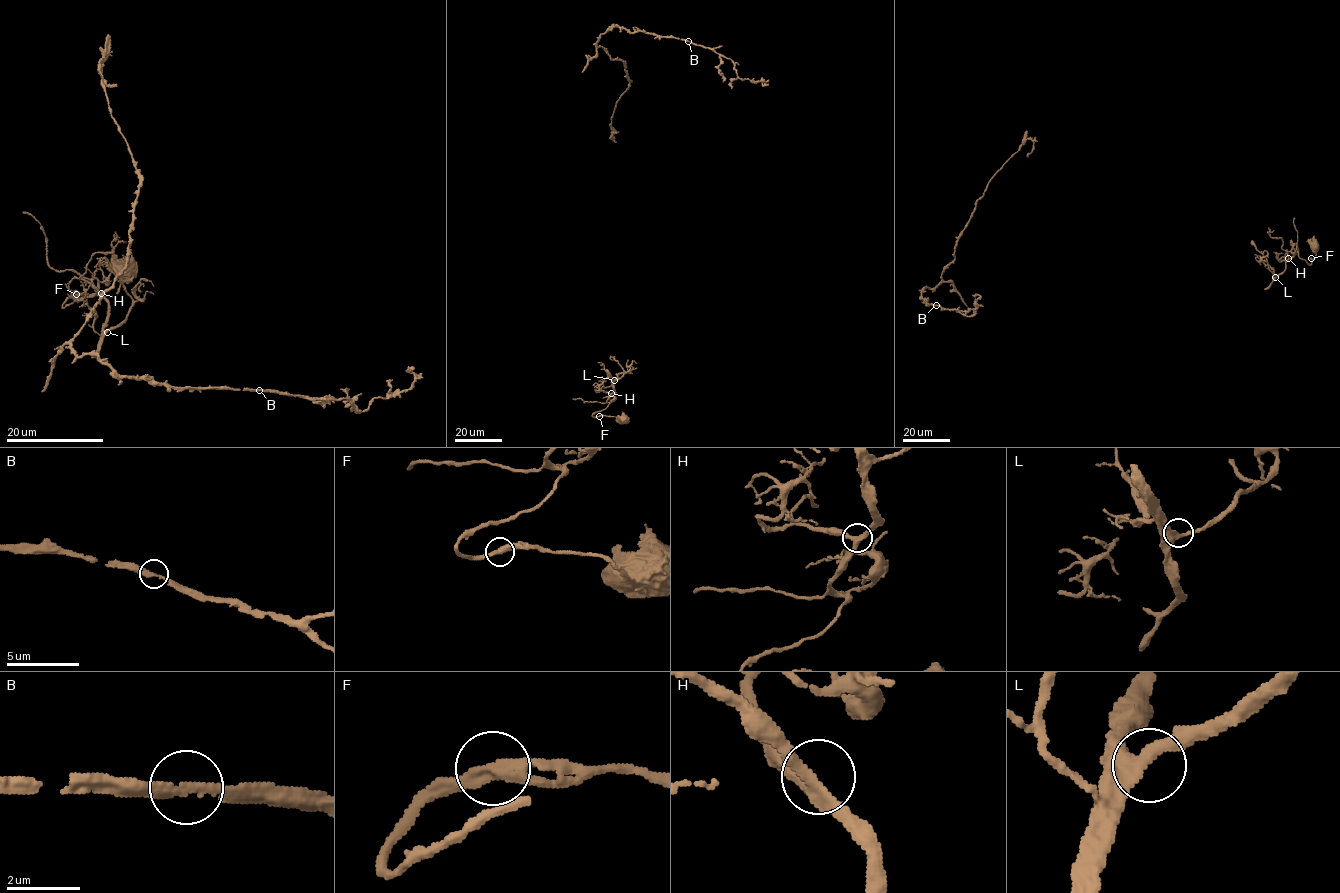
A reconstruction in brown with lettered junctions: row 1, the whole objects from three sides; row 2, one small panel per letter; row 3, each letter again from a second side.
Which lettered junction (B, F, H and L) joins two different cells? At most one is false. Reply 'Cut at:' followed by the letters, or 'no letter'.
Cut at: no letter

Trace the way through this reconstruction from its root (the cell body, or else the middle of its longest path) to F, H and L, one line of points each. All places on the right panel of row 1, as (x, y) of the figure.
F: (1315, 246), (1315, 256), (1311, 258)
H: (1315, 246), (1315, 256), (1311, 258), (1309, 265), (1299, 256), (1298, 250), (1288, 258)
L: (1315, 246), (1315, 256), (1311, 258), (1309, 265), (1299, 256), (1297, 250), (1285, 263), (1285, 269), (1275, 277)

